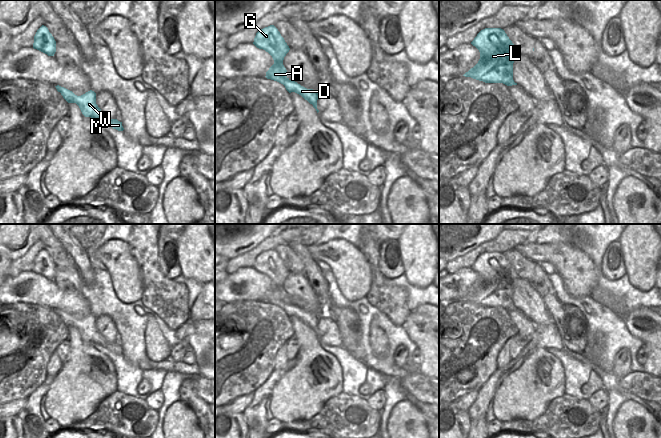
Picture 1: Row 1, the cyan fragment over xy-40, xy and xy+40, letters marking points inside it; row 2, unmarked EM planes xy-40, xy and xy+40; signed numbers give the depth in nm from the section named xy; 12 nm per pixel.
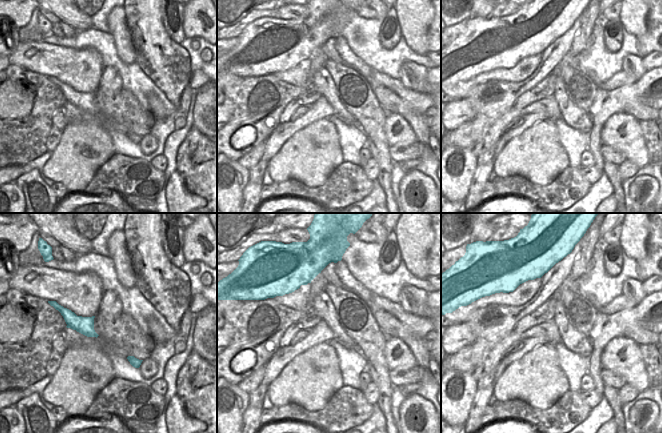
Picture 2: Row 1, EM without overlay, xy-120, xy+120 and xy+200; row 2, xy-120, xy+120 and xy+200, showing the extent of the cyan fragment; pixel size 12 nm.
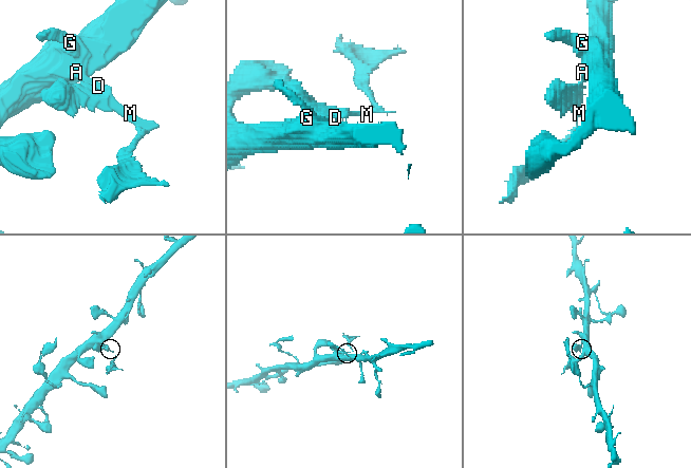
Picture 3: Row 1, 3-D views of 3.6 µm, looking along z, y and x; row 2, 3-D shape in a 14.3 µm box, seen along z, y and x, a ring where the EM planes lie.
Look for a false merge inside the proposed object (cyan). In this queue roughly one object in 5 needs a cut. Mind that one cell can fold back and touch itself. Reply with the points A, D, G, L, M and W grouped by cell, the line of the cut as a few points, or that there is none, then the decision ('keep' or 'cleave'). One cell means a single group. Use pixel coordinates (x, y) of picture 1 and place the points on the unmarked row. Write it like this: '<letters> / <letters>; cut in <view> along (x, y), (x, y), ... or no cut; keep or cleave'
A G L / D M W; cut in xy along (288, 303), (281, 307); cleave

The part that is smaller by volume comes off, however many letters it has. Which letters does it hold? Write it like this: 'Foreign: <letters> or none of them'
Foreign: D, M, W

